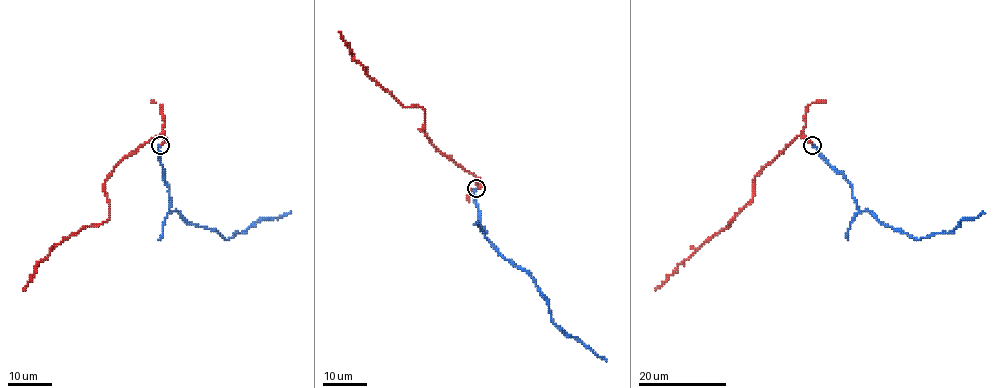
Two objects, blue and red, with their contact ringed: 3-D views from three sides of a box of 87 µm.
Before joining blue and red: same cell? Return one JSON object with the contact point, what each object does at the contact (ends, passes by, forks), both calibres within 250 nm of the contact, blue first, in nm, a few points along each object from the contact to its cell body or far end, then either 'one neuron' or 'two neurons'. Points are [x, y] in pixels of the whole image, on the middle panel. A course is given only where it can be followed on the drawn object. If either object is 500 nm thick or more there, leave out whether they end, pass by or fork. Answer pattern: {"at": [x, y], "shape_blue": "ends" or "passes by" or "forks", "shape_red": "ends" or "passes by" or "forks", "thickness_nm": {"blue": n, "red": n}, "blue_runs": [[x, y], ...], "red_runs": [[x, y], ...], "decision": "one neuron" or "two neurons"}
{"at": [476, 188], "shape_blue": "ends", "shape_red": "ends", "thickness_nm": {"blue": 200, "red": 220}, "blue_runs": [[476, 188], [474, 201], [485, 236], [504, 258], [526, 271], [547, 301], [551, 320], [606, 359]], "red_runs": [[476, 188], [481, 184], [476, 177], [420, 131], [424, 111], [403, 106], [373, 80], [340, 31]], "decision": "one neuron"}

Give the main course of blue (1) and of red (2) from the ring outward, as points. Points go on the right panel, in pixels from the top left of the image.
1: (812, 145), (850, 185), (859, 210), (917, 239), (950, 232), (962, 219), (983, 212)
2: (812, 144), (797, 136), (754, 179), (753, 198), (730, 226), (703, 243), (655, 291)

